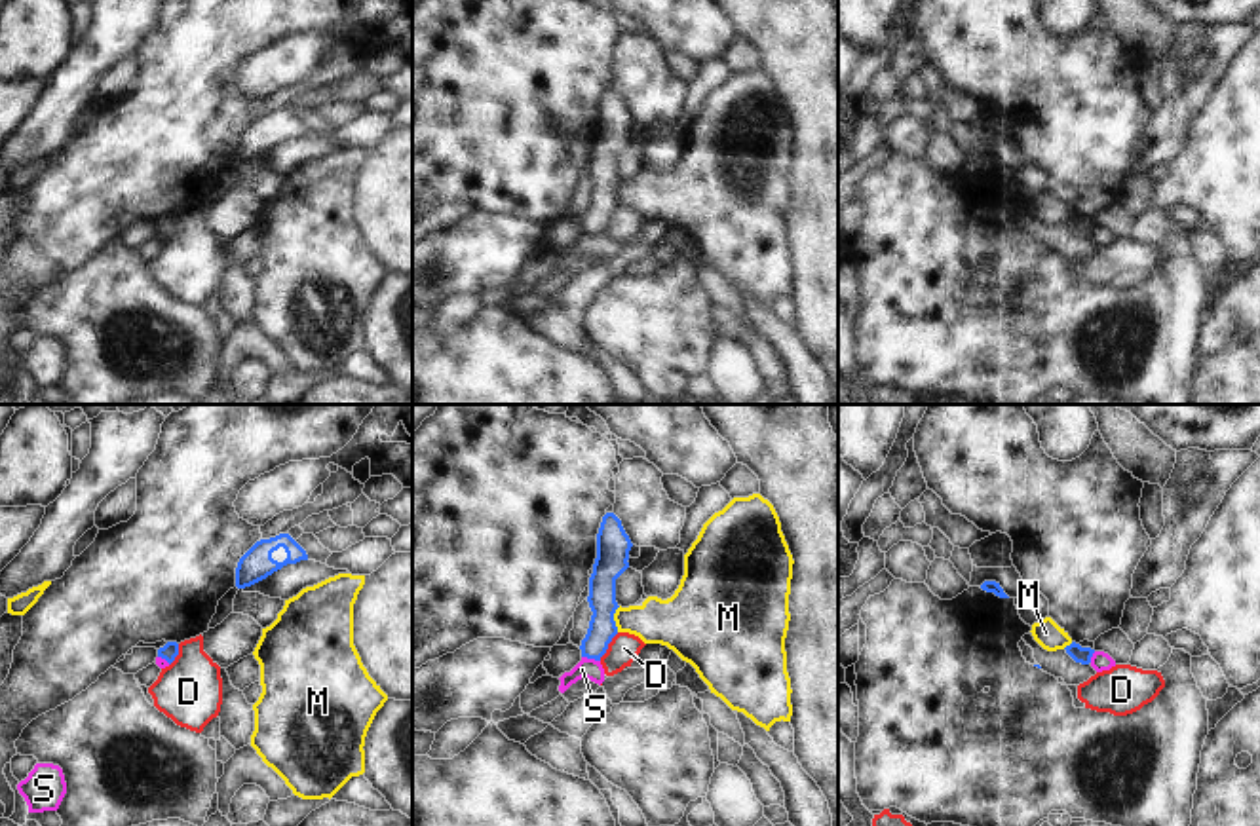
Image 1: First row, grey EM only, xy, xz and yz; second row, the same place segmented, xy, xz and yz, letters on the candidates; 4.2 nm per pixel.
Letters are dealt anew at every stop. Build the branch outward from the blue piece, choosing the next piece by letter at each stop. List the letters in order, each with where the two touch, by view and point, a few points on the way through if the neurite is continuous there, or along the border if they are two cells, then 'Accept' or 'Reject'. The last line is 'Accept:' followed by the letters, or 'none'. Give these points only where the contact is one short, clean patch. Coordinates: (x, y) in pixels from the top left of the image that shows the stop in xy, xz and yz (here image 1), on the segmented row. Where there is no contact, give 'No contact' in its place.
D: Touches blue at xz (607, 646). Boundary: xz (618, 633), (599, 659). Reject
M: Touches blue at xz (612, 619). Boundary: xz (620, 606), (614, 614), (616, 631). Reject
S: Touches blue at xz (591, 657). Boundary: xz (582, 656), (599, 661). Reject
Accept: none

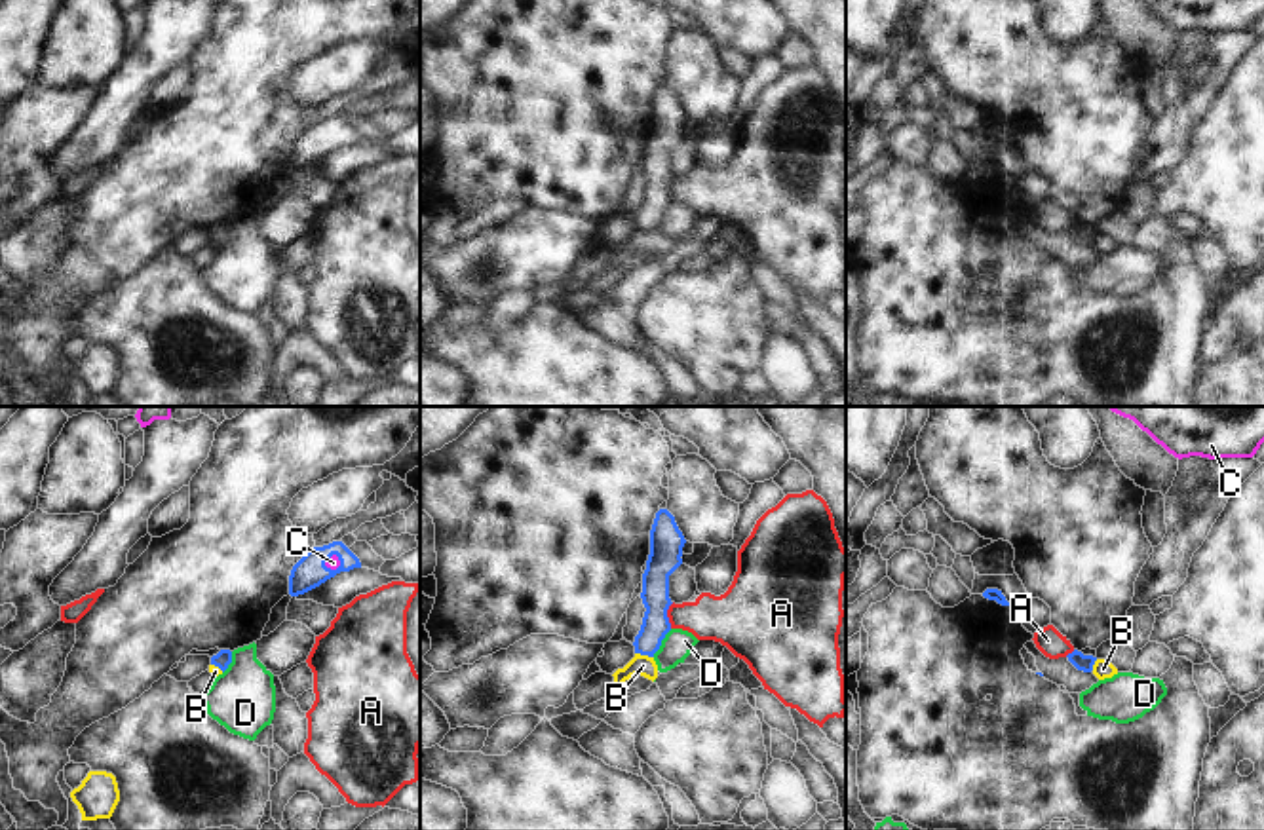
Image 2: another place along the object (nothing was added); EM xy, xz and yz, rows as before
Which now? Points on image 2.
A: Touches blue at xz (666, 616). Boundary: xz (673, 603), (668, 610), (670, 627). Reject
B: Touches blue at xz (645, 654). Boundary: xz (635, 652), (652, 658). Reject
C: Touches blue at xy (341, 563). Path across: xy (310, 570), (341, 563), (333, 563). Accept
D: Touches blue at xz (660, 642). Boundary: xz (671, 629), (652, 656). Reject
Accept: C

